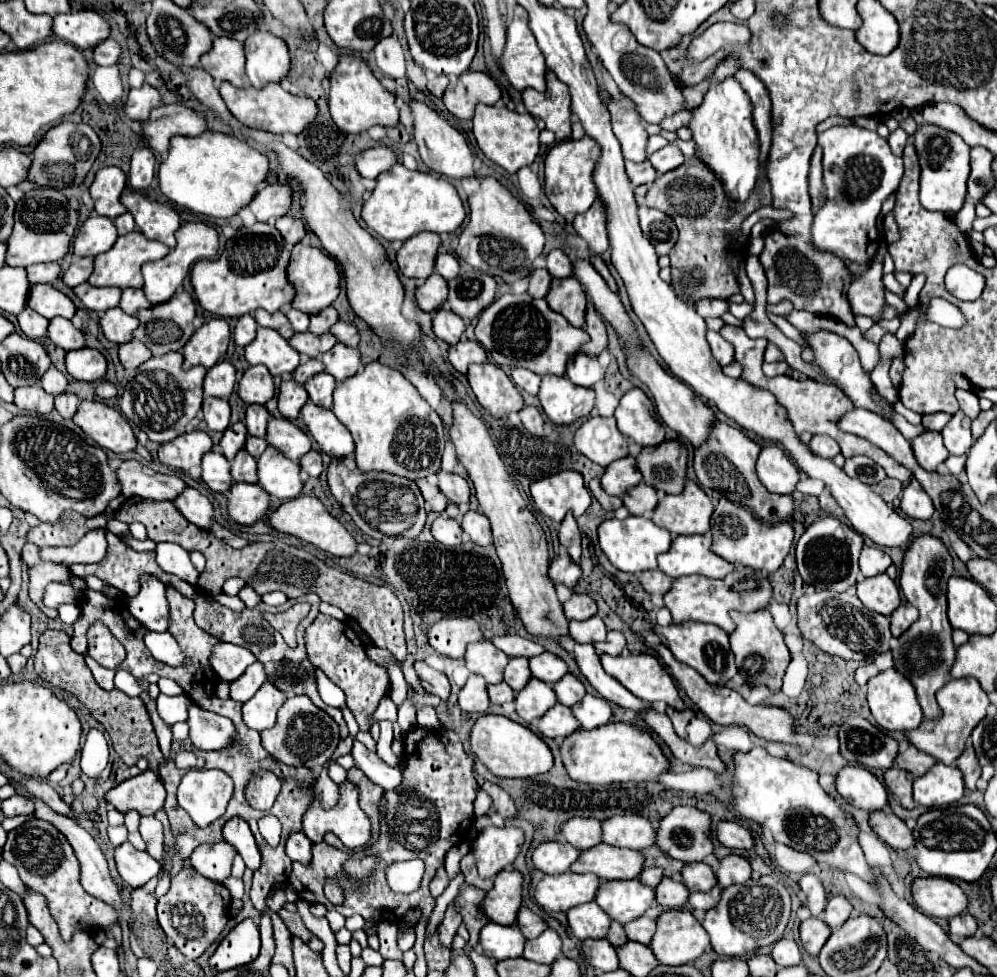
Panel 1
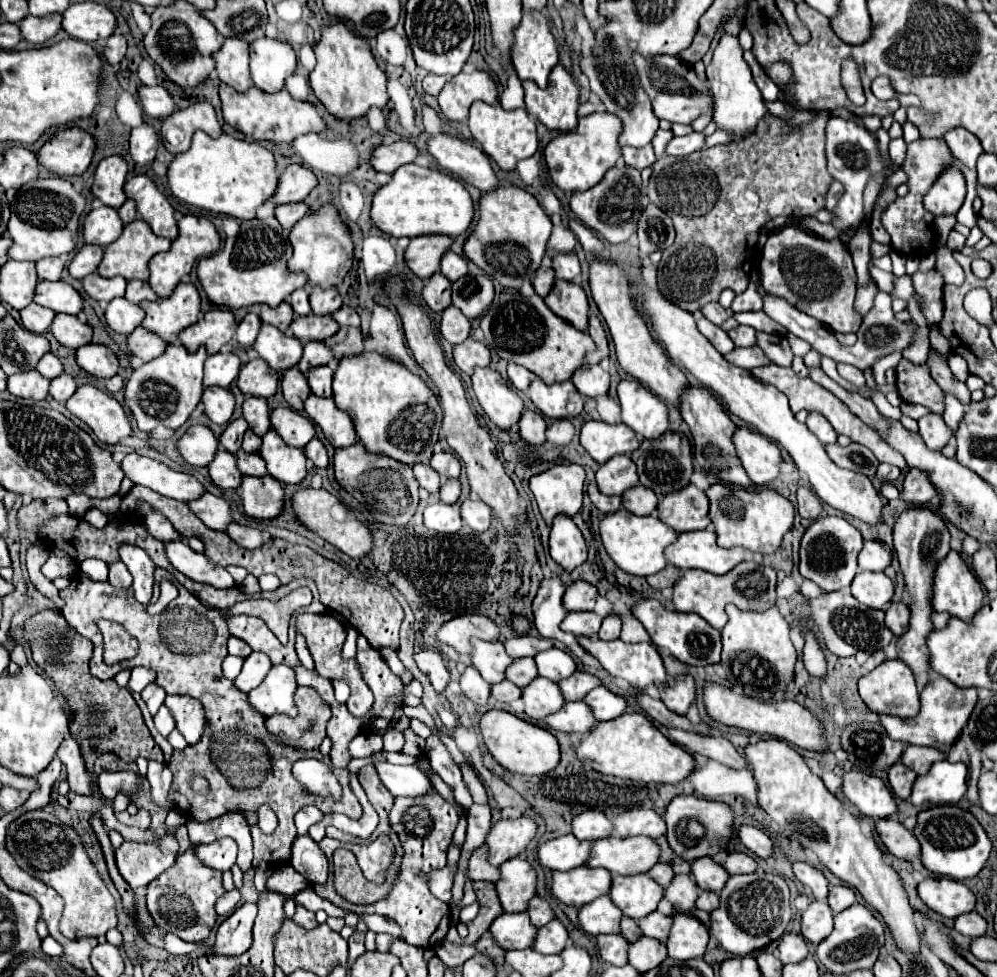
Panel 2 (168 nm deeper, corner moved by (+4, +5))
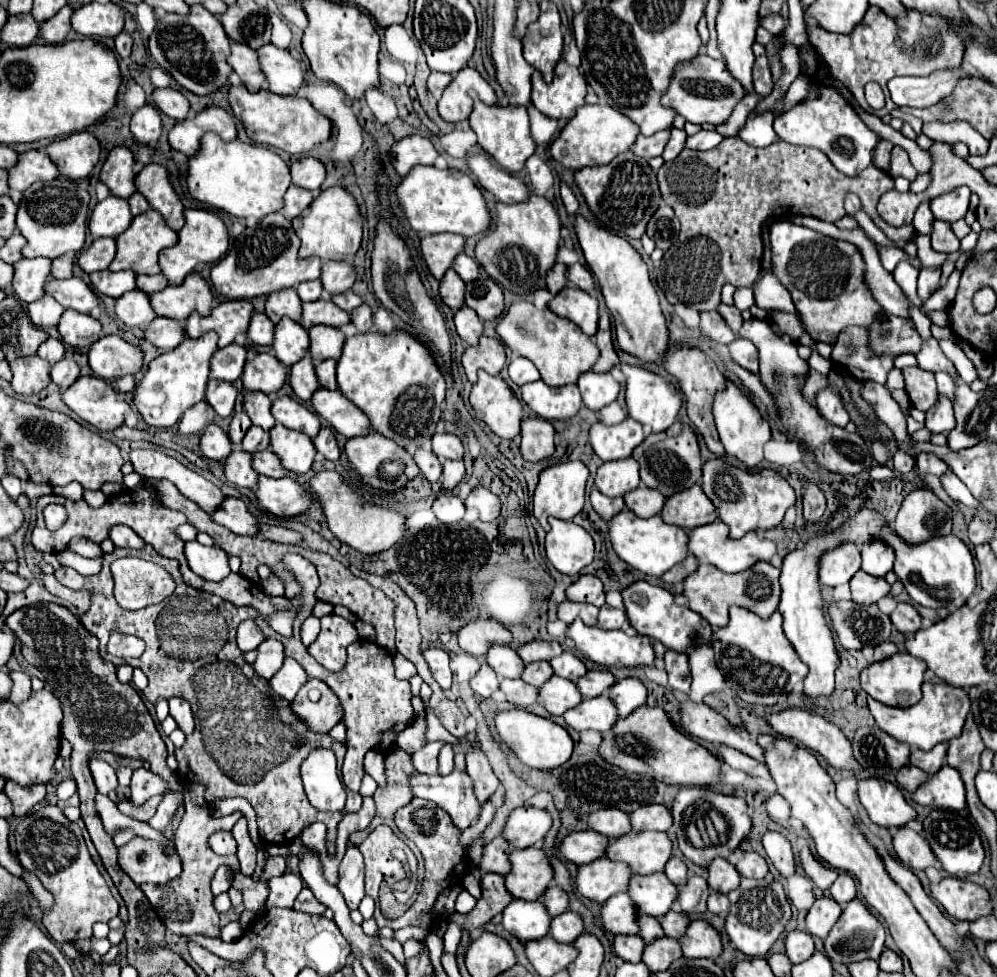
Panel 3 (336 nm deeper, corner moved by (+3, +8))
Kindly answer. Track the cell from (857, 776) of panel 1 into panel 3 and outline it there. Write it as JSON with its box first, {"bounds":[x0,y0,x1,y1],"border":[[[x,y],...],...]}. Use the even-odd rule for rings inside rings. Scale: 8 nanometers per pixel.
{"bounds":[859,780,917,828],"border":[[[859,780],[859,800],[871,822],[883,828],[903,828],[917,818],[915,808],[905,800],[903,792],[885,780]]]}

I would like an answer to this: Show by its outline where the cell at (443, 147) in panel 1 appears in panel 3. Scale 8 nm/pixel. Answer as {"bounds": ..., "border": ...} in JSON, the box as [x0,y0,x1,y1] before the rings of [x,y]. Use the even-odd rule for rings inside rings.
{"bounds":[467,156,529,204],"border":[[[469,156],[467,158],[469,170],[475,174],[479,184],[495,194],[495,198],[503,204],[519,204],[527,202],[529,190],[519,176],[513,176],[493,164],[487,156]]]}

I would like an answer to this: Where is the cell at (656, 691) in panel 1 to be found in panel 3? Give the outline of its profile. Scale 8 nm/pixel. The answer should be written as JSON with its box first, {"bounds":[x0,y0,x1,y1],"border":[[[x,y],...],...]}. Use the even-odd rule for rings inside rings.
{"bounds":[567,620,655,668],"border":[[[573,620],[567,628],[567,638],[571,638],[575,642],[575,648],[591,662],[599,664],[599,666],[625,666],[625,668],[633,668],[633,666],[653,666],[655,660],[655,652],[649,644],[647,636],[627,636],[623,630],[603,630],[599,626],[587,626],[583,624],[583,620]]]}

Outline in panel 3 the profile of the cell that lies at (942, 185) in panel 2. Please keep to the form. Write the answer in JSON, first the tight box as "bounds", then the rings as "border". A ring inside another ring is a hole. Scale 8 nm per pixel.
{"bounds":[931,186,971,222],"border":[[[961,186],[949,194],[941,194],[931,200],[931,212],[937,220],[957,222],[967,214],[969,196],[971,196],[971,190],[967,186]]]}

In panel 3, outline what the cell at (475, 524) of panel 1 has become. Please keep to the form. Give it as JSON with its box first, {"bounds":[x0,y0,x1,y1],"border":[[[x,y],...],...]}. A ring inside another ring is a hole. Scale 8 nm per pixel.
{"bounds":[465,486,501,522],"border":[[[477,486],[465,500],[467,508],[477,508],[479,510],[479,520],[483,522],[493,522],[499,512],[501,512],[501,500],[487,488]]]}

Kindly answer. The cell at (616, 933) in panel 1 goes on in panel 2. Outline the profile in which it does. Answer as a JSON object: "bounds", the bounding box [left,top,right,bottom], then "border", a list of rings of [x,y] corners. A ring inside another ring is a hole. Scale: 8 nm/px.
{"bounds":[620,917,642,943],"border":[[[622,917],[622,921],[620,921],[620,933],[626,937],[628,943],[634,943],[642,935],[642,933],[638,933],[636,921],[630,919],[630,917]]]}

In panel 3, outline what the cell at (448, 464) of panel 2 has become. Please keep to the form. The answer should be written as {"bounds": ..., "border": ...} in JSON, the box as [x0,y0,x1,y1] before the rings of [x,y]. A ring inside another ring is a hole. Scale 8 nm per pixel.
{"bounds":[433,432,463,460],"border":[[[443,432],[433,436],[433,452],[439,458],[449,458],[449,460],[461,460],[463,458],[463,440],[457,434]]]}

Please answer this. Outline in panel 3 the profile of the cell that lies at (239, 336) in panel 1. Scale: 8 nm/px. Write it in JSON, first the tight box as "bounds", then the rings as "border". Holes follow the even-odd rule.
{"bounds":[249,312,275,346],"border":[[[257,312],[253,314],[251,318],[251,326],[249,326],[249,338],[253,344],[263,344],[263,346],[269,346],[273,342],[273,334],[275,334],[275,324],[263,314],[263,312]]]}

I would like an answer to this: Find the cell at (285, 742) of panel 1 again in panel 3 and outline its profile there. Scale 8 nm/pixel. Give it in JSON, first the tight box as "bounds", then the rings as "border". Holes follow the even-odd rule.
{"bounds":[293,678,343,732],"border":[[[311,678],[299,690],[297,698],[293,700],[293,710],[315,732],[329,732],[343,718],[343,706],[339,698],[323,680],[317,678]]]}

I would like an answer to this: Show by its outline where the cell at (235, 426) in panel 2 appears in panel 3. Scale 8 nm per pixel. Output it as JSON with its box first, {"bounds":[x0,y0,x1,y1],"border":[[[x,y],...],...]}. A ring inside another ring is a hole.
{"bounds":[229,412,251,444],"border":[[[245,412],[233,414],[233,420],[229,424],[229,438],[231,438],[231,442],[233,444],[241,444],[241,440],[243,440],[245,432],[249,430],[249,426],[251,426],[251,420],[249,420],[249,416]]]}

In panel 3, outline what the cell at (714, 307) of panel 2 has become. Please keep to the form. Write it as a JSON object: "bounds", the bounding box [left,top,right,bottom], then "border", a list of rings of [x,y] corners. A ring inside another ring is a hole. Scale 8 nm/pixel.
{"bounds":[717,304,743,334],"border":[[[721,304],[717,310],[723,314],[723,318],[725,318],[727,326],[729,326],[735,334],[739,334],[739,330],[741,330],[741,326],[743,326],[741,312],[739,312],[739,310],[735,310],[735,306],[725,306],[725,304]]]}

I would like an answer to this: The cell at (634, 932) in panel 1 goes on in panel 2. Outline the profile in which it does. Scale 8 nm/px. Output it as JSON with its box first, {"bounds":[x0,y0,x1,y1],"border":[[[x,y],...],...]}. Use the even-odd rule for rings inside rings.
{"bounds":[638,911,670,943],"border":[[[654,911],[654,913],[638,919],[638,927],[640,927],[642,935],[654,937],[654,939],[666,943],[666,937],[668,937],[668,931],[670,931],[670,917]]]}

